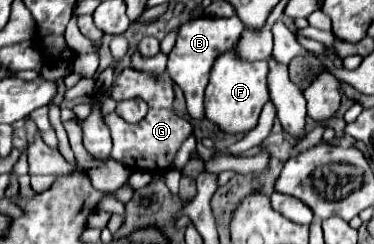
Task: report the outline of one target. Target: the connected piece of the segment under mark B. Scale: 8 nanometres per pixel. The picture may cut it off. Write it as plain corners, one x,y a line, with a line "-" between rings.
201,16
201,18
193,18
185,22
183,26
179,26
177,42
169,54
167,74
171,76
173,82
177,82
183,88
185,98
187,98
187,112
191,118
195,120
203,118
203,92
209,80
211,66
221,52
227,52
239,40
241,32
243,32
243,24
241,20
237,20
237,16
231,16
231,18

